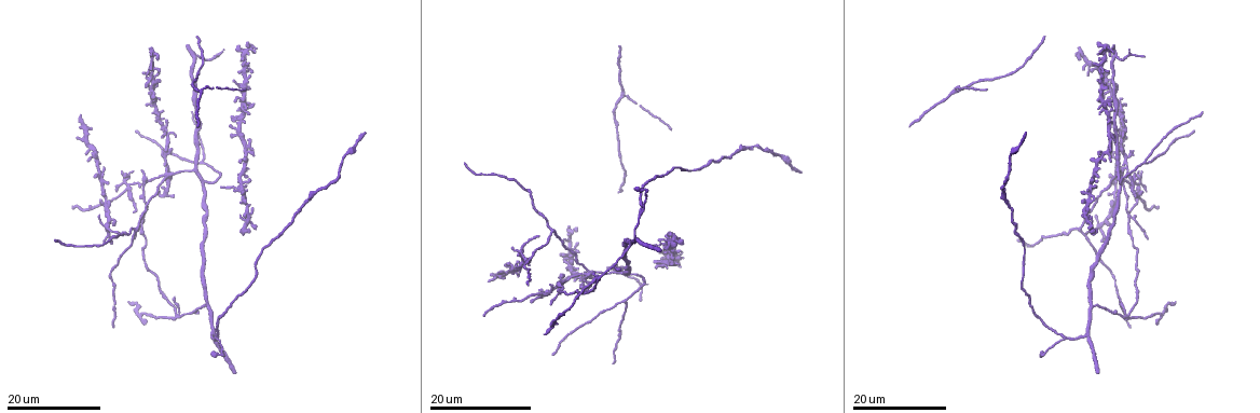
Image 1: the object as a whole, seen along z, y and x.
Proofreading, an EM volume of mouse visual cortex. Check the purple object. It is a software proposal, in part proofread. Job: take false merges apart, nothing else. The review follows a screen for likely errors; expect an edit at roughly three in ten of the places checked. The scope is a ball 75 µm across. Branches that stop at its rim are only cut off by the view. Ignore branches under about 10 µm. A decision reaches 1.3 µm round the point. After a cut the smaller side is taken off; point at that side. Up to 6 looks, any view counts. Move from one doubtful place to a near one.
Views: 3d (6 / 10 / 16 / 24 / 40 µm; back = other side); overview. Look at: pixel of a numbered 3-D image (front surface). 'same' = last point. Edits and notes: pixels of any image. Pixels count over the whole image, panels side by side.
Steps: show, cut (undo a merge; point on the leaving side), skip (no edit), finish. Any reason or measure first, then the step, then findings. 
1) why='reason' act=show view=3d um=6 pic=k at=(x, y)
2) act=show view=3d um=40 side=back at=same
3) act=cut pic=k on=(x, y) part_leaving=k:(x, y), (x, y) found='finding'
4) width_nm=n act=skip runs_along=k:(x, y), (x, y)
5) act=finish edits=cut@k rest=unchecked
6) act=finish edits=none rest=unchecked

act=show view=3d um=16 pic=1 at=(1129, 315)

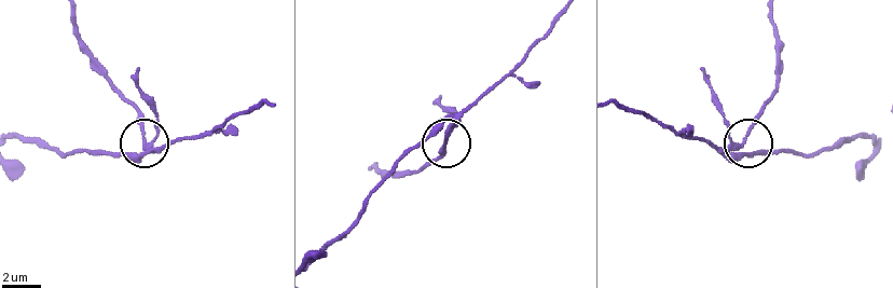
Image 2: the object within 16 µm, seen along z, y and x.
why='zoom in' act=show view=3d um=10 pic=2 at=(144, 145)

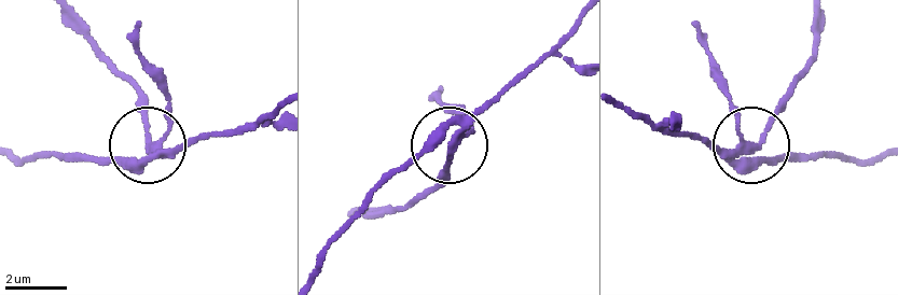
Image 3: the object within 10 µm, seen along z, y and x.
side_arm_um=17 act=cut pic=3 on=(165, 107) part_leaving=3:(164, 151), (151, 136), (146, 97), (79, 12) found='two neurons meet here'

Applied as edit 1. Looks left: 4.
why='three-way junction' act=show view=3d um=16 pic=1 at=(1078, 227)

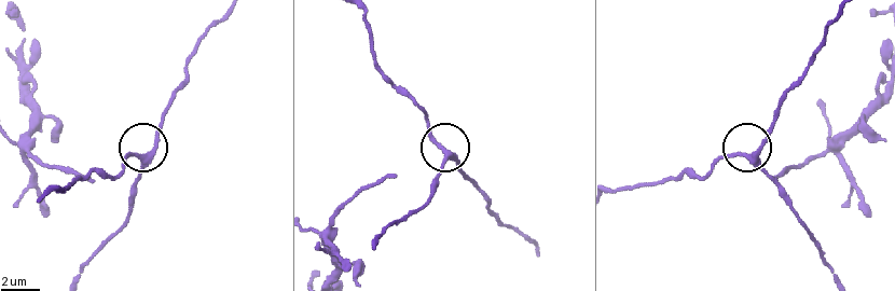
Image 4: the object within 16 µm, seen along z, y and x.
act=show view=3d um=6 pic=4 at=(750, 157)

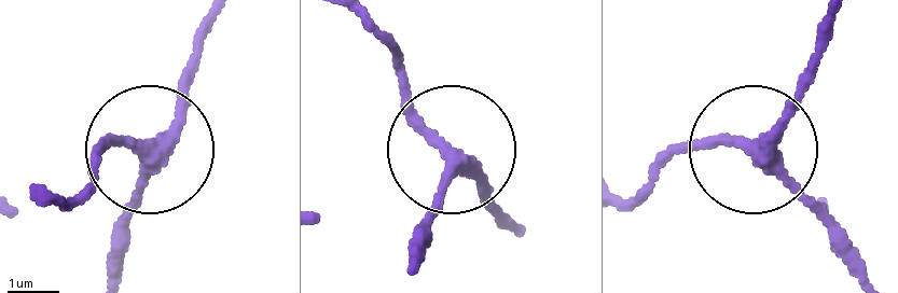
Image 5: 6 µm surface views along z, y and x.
arms=3 act=skip runs_along=5:(211, 27), (168, 117), (143, 139), (105, 143), (96, 164) found='one neuron here'

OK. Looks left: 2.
why='a fork' act=show view=3d um=24 pic=1 at=(204, 182)

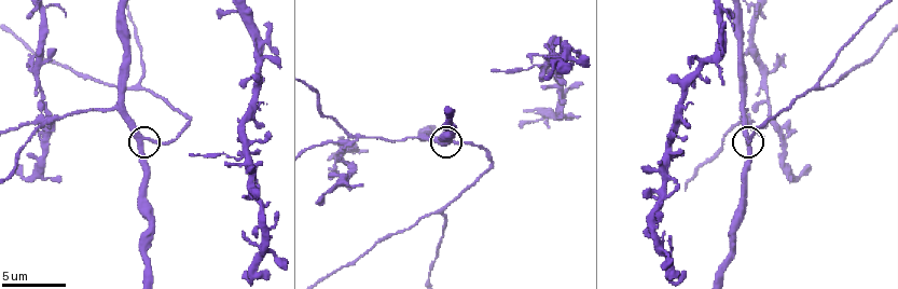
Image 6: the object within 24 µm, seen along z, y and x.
act=show view=3d um=10 pic=6 at=(140, 139)

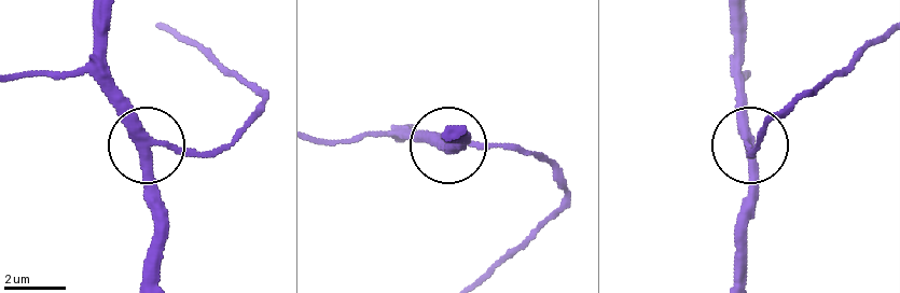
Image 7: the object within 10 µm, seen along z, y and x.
width_nm=300 act=skip runs_along=7:(154, 278), (149, 149), (221, 154) found='all the same neuron'

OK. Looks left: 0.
act=finish edits=cut@3 rest=unchecked

